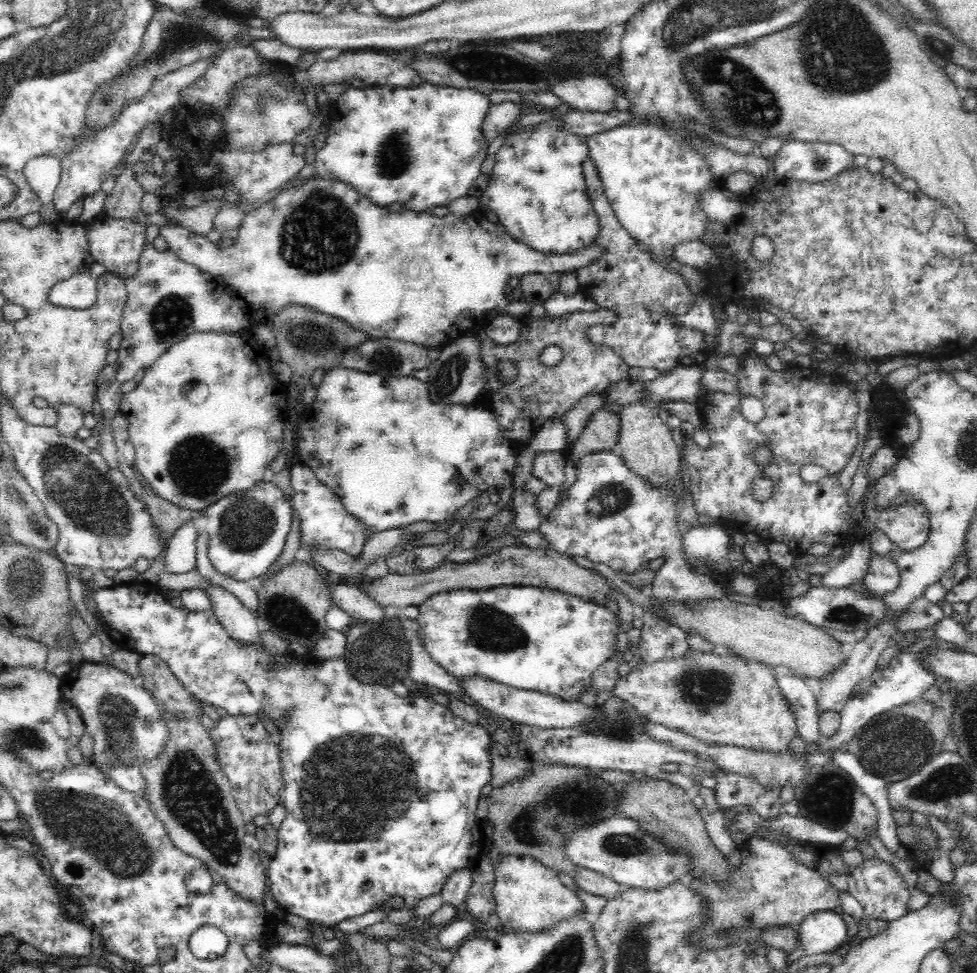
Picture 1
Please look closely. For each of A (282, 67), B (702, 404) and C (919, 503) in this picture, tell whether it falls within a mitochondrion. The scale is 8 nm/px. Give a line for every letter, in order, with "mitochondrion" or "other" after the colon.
A: other
B: other
C: other

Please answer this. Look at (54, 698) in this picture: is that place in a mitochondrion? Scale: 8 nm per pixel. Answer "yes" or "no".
no

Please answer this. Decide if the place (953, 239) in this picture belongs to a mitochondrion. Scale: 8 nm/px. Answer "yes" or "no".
no

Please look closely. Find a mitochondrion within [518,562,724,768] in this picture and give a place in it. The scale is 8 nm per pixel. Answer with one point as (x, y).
(617, 725)

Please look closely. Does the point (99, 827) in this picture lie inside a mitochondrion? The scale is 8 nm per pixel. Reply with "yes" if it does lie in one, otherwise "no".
yes

